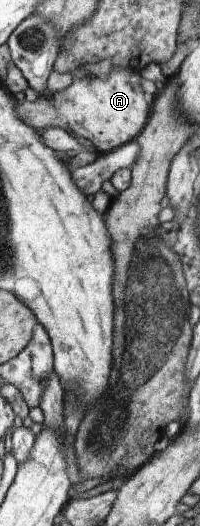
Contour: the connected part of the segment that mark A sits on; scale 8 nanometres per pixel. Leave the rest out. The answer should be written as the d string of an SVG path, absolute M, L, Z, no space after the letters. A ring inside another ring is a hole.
M113 67L107 81L87 75L60 93L50 94L35 102L24 102L17 107L17 115L31 128L61 127L74 131L97 147L98 153L107 154L127 144L143 130L150 114L151 100L144 95L139 72Z

